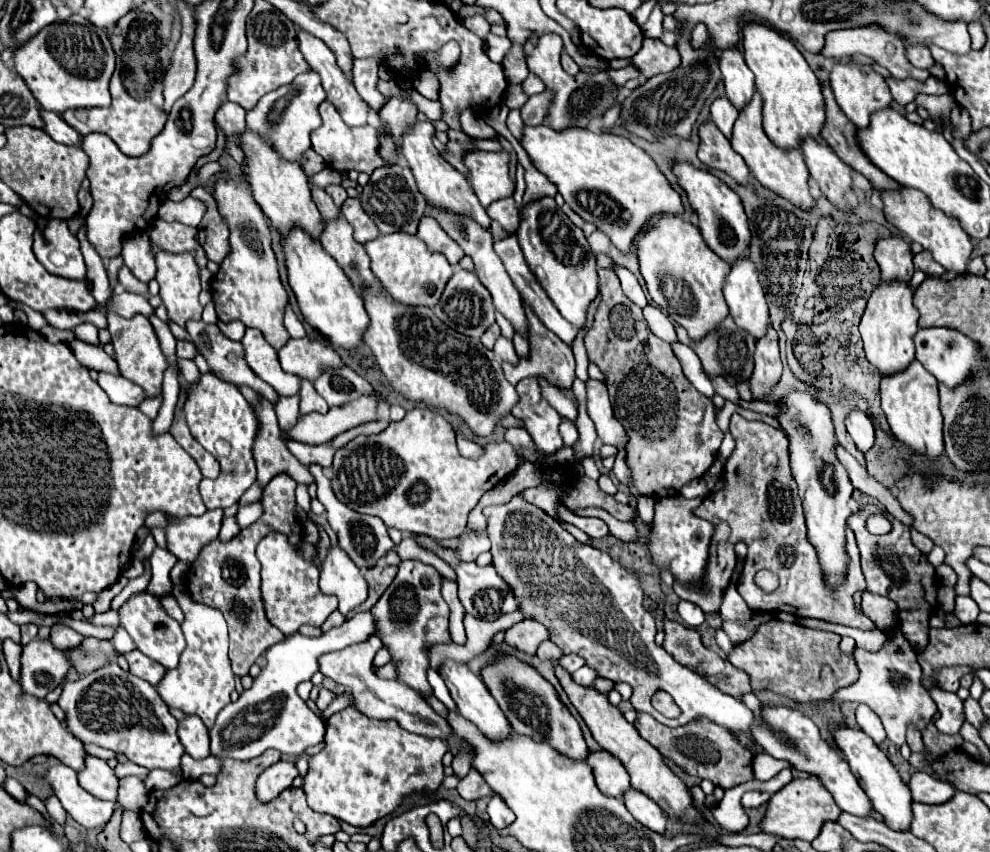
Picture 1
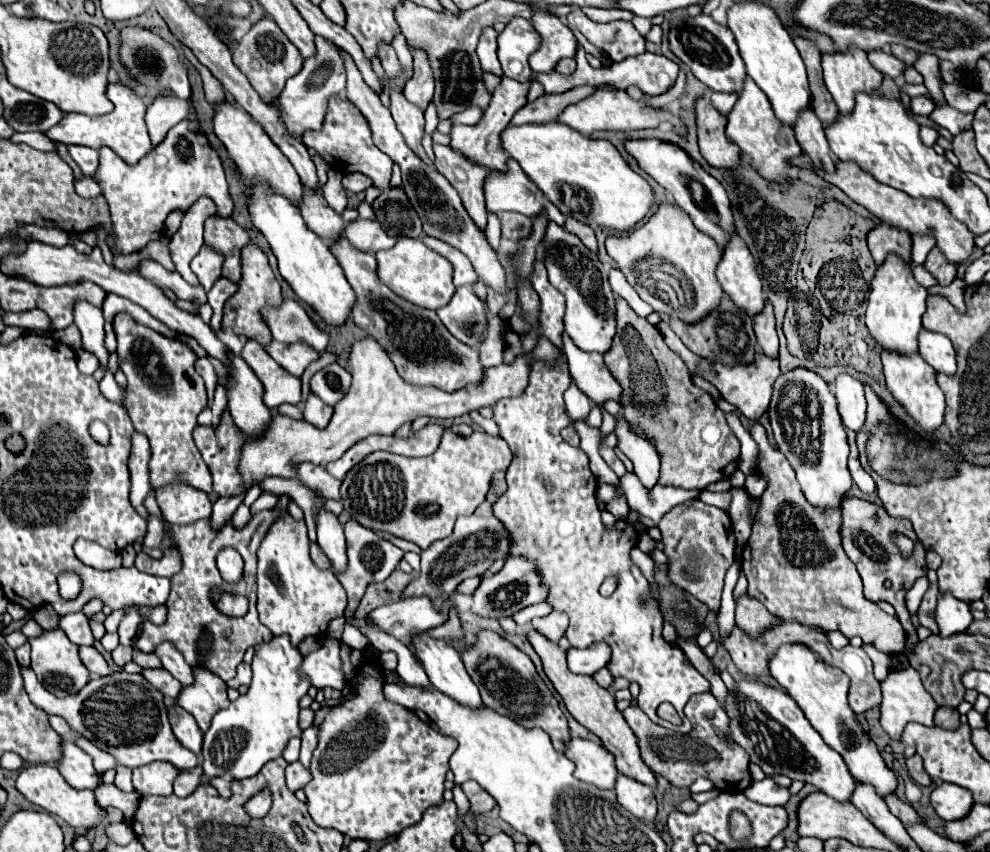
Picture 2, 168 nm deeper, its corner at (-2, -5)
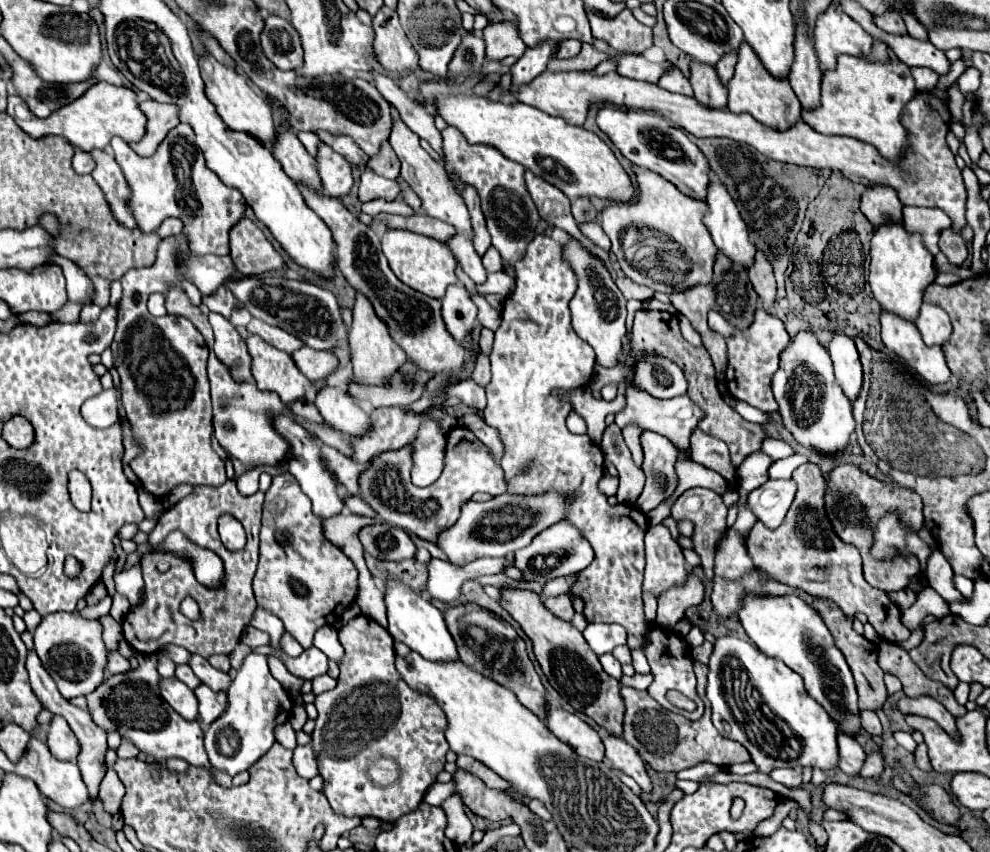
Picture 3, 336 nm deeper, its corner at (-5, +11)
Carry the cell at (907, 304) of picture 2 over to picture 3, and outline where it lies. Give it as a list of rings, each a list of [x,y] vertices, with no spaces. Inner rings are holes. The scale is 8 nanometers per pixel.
[[[885,224],[875,228],[871,240],[871,262],[869,262],[869,286],[875,300],[885,312],[897,314],[903,320],[915,322],[923,304],[925,288],[935,280],[933,256],[923,246],[917,234],[909,234],[903,224]]]

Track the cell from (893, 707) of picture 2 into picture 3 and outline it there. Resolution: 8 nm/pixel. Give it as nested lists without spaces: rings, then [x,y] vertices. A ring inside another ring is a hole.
[[[921,694],[921,696],[903,696],[897,700],[897,708],[899,712],[903,714],[921,714],[921,716],[927,716],[931,720],[935,720],[943,730],[947,730],[949,734],[957,736],[957,730],[955,730],[955,718],[945,710],[945,706],[941,702],[937,702],[935,698],[927,696],[927,694]]]

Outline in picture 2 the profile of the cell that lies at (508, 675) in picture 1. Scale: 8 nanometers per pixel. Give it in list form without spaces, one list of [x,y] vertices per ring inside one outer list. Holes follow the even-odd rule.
[[[480,630],[476,634],[476,642],[460,656],[466,666],[466,672],[470,674],[470,678],[480,690],[482,702],[488,708],[496,710],[498,714],[510,716],[514,722],[518,722],[524,728],[542,728],[550,736],[554,748],[558,752],[564,752],[566,742],[570,740],[568,722],[558,706],[554,692],[536,674],[532,660],[524,652],[520,652],[512,642],[504,640],[496,632]]]

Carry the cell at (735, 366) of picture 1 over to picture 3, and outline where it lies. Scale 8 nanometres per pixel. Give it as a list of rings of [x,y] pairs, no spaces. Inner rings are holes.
[[[721,254],[715,260],[715,276],[711,284],[677,292],[677,294],[671,294],[669,298],[671,298],[671,304],[677,308],[677,312],[683,314],[691,322],[691,326],[703,336],[703,340],[707,338],[707,312],[709,310],[719,312],[731,326],[739,330],[745,330],[753,324],[755,310],[757,310],[757,294],[749,282],[747,272],[743,268],[737,268],[737,264],[733,264],[727,256],[721,256]]]

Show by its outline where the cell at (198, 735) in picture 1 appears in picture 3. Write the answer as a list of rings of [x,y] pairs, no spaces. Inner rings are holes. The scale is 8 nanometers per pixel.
[[[161,678],[161,696],[169,702],[169,706],[183,716],[185,720],[193,722],[197,720],[197,698],[191,688],[187,688],[181,680],[173,678]]]

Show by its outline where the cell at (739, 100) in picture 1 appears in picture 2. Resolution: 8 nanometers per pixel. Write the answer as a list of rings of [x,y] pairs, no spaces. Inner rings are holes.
[[[682,12],[680,18],[670,24],[668,42],[670,42],[672,54],[680,62],[684,62],[692,70],[692,74],[700,82],[704,82],[708,88],[720,90],[720,92],[736,92],[736,94],[742,90],[746,66],[744,66],[744,60],[738,52],[736,40],[734,40],[732,32],[728,30],[728,26],[718,24],[708,14],[688,16],[686,12]]]

